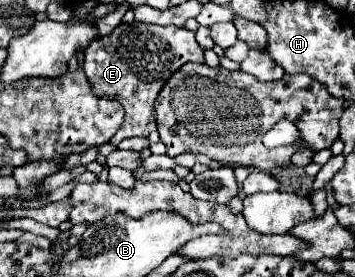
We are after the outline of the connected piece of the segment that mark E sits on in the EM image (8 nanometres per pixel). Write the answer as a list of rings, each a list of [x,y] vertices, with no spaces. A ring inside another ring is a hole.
[[[140,22],[120,24],[110,36],[94,40],[84,50],[84,72],[94,94],[114,98],[126,110],[122,126],[110,140],[114,146],[124,138],[148,136],[156,130],[154,100],[168,76],[186,62],[204,62],[204,56],[194,40],[194,32],[178,26],[152,26]]]

